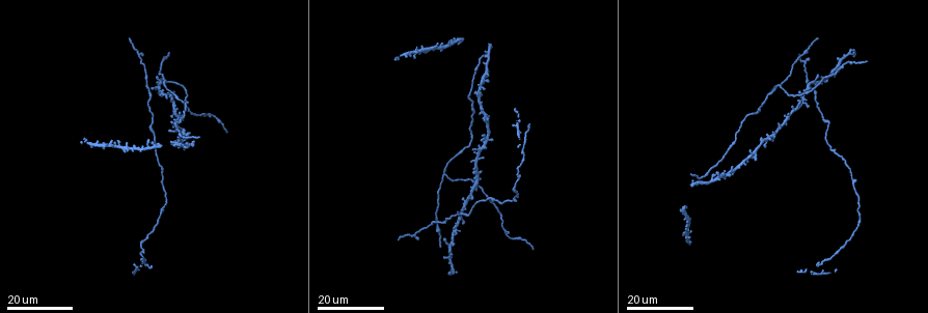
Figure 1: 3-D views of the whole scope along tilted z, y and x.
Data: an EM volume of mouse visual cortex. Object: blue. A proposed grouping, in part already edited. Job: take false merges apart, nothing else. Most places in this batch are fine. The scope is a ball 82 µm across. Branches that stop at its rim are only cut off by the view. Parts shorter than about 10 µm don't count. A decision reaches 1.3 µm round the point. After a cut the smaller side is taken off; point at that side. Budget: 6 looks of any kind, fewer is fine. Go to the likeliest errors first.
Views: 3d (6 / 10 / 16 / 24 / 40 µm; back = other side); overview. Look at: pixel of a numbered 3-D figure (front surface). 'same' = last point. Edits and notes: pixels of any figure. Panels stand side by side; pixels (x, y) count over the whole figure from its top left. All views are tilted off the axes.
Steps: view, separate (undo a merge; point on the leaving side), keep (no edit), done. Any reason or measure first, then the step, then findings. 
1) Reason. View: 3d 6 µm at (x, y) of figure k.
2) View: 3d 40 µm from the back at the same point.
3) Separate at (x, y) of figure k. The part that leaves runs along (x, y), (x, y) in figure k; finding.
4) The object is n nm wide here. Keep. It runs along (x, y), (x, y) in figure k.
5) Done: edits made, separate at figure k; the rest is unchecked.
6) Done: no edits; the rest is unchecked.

Looks like a crossing. View: 3d 24 µm at (453, 229) of figure 1.

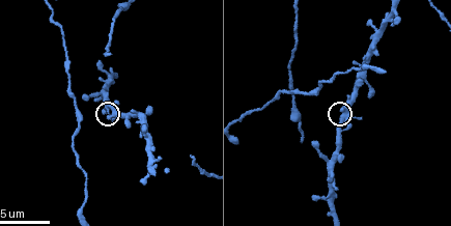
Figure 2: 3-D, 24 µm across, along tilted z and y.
View: 3d 10 µm at (114, 113) of figure 2.

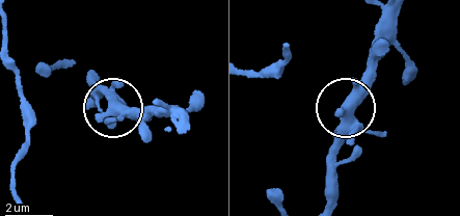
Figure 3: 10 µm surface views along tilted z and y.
The object is 410 nm wide here. Keep. One neuron here.

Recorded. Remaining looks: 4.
Three arms meet. View: 3d 16 µm at (443, 176) of figure 1.

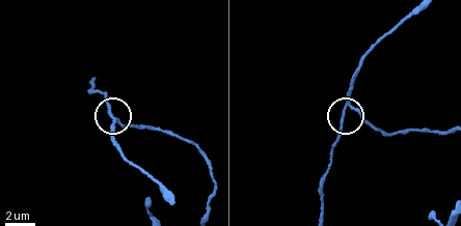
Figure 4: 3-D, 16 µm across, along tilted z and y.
View: 3d 6 µm at (351, 108) of figure 4.

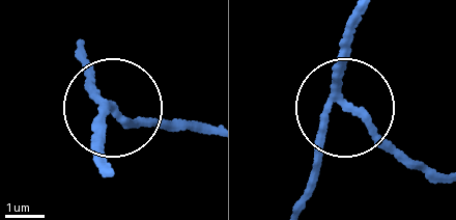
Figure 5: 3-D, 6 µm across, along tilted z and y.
Keep. It runs along (107, 166), (98, 134), (109, 106), (78, 61) in figure 5; continuous, no second neuron.

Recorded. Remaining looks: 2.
View: 3d 16 µm at (841, 250) of figure 1.

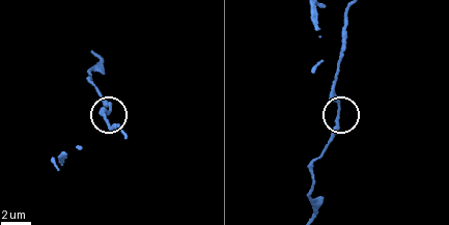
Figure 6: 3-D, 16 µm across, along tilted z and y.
Zoom in. View: 3d 6 µm at (338, 109) of figure 6.

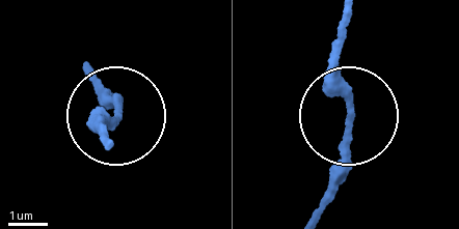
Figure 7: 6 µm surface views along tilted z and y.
The object is 160 nm wide here. Keep. All the same neuron.

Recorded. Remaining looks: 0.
Done: no edits; the rest is unchecked.

